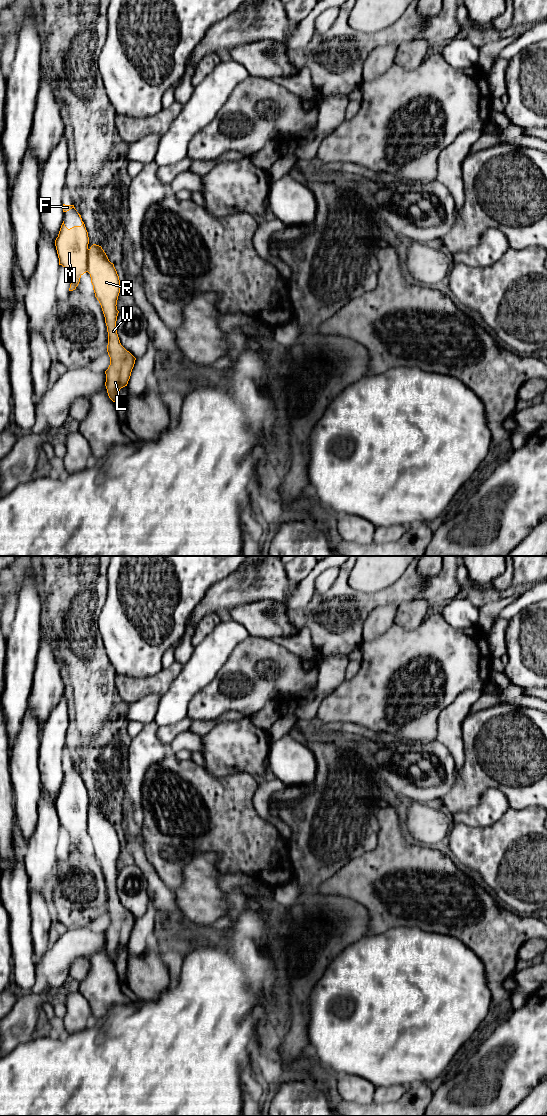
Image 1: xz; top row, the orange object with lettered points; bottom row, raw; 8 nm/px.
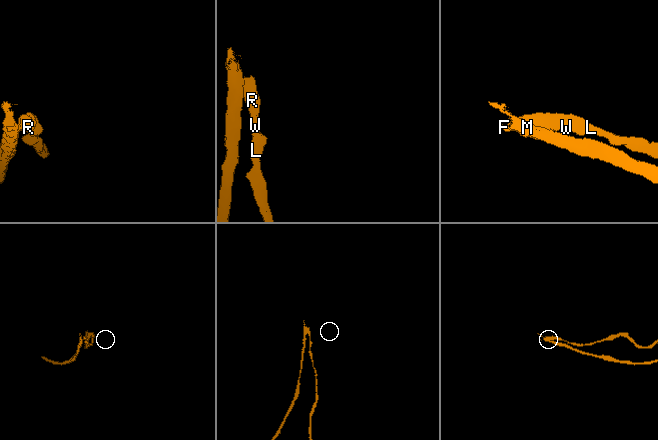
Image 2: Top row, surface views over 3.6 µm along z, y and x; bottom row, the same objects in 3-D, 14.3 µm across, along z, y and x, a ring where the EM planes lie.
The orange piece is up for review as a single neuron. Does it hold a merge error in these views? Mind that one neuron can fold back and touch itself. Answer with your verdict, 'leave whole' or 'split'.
split

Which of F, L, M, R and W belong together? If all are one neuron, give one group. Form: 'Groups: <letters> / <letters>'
Groups: F M / L R W

